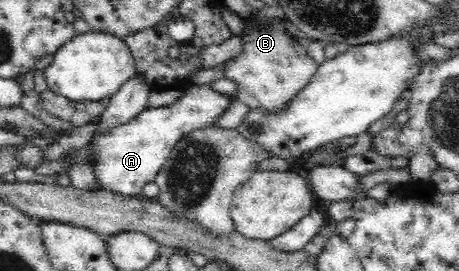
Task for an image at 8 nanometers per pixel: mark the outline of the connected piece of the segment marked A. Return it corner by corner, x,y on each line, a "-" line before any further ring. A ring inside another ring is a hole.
191,84
183,95
173,104
163,107
148,106
127,124
113,128
105,136
95,136
91,145
95,151
97,164
93,174
100,181
103,190
123,197
135,197
142,194
145,184
154,182
158,170
167,162
174,146
195,130
205,130
213,125
219,116
236,100
211,88
210,85

